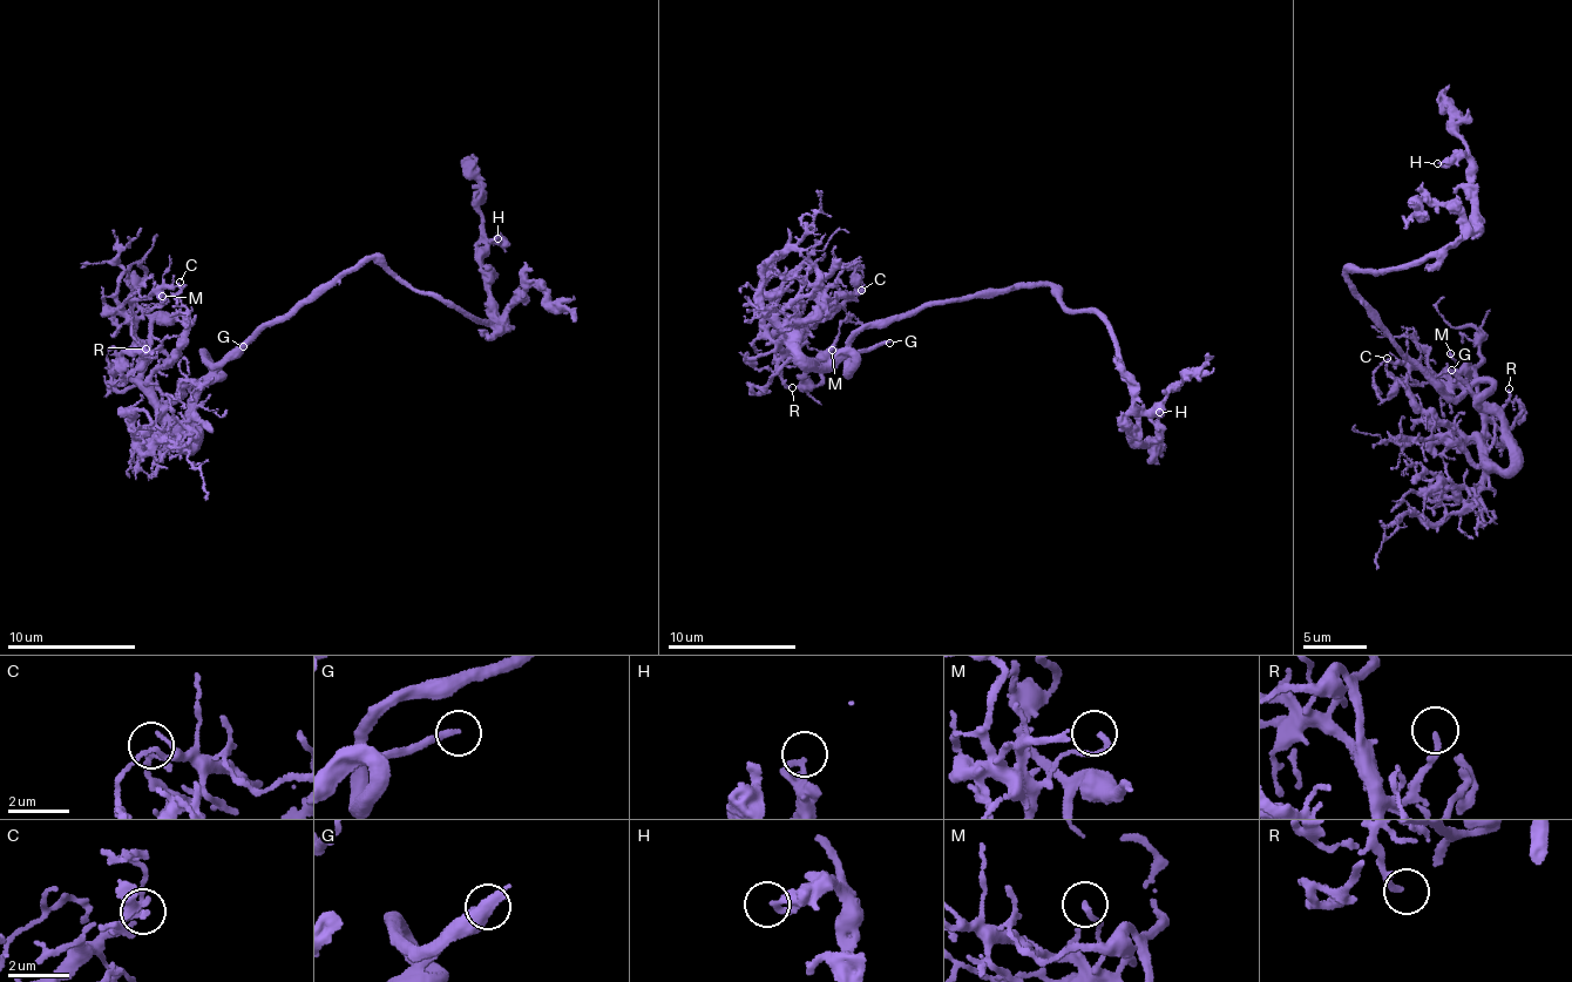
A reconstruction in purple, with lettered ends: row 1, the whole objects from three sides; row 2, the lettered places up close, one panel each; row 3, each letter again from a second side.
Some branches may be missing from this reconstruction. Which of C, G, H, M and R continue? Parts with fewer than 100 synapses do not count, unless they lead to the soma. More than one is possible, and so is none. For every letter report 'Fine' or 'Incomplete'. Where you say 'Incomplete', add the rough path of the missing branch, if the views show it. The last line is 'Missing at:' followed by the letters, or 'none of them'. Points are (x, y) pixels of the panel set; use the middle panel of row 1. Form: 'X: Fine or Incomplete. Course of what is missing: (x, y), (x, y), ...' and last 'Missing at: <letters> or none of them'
C: Fine
G: Incomplete. Course of what is missing: (889, 343), (946, 318), (1035, 312), (1030, 361), (1062, 510), (1108, 568), (1151, 557), (1169, 574), (1157, 596)
H: Fine
M: Fine
R: Fine
Missing at: G

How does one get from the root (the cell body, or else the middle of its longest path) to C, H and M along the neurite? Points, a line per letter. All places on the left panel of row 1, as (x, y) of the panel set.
C: (271, 320), (221, 361), (207, 353), (218, 377), (185, 445), (160, 419), (194, 319), (180, 282)
H: (271, 320), (290, 318), (372, 261), (500, 327), (492, 278), (481, 270), (497, 238)
M: (271, 320), (221, 361), (207, 353), (218, 377), (195, 406), (189, 445), (142, 380), (134, 330), (162, 296)

